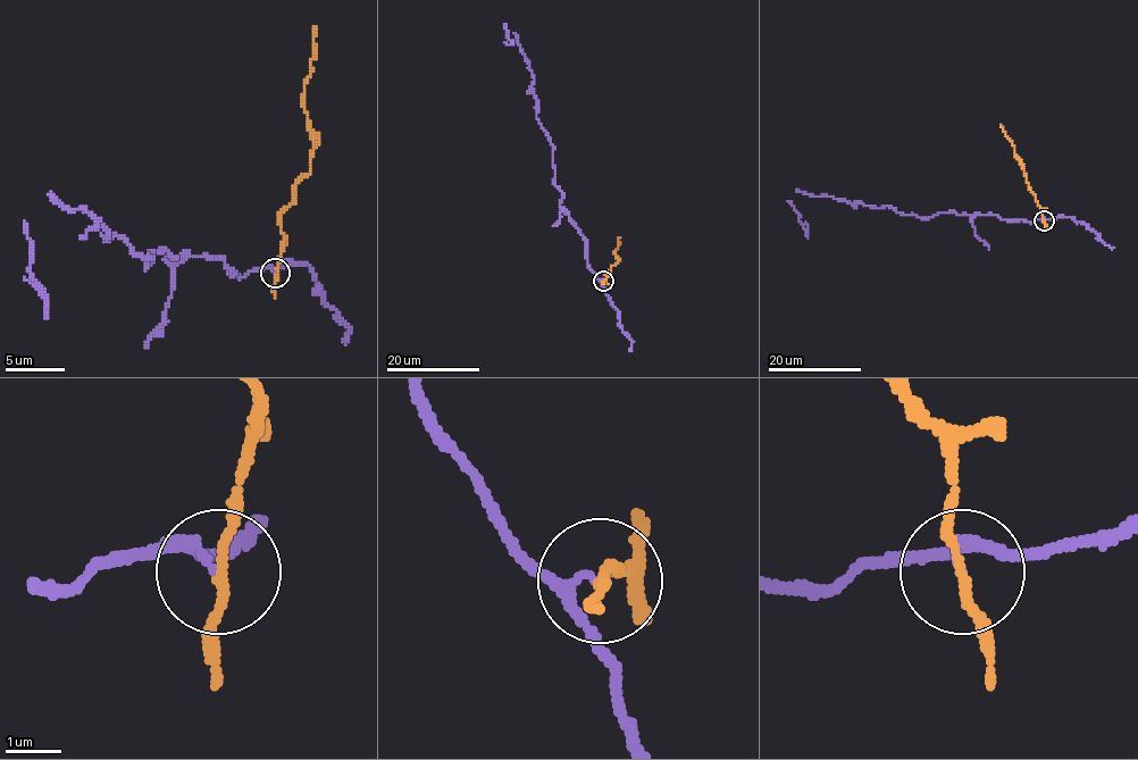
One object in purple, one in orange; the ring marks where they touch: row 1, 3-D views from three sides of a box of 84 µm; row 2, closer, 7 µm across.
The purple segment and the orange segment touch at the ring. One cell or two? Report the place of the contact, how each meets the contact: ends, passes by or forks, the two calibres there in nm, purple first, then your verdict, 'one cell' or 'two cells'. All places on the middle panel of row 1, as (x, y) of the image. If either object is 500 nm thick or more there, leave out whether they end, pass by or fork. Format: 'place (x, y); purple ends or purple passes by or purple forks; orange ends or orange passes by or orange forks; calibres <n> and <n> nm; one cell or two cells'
place (603, 281); purple passes by; orange passes by; calibres 90 and 160 nm; two cells

